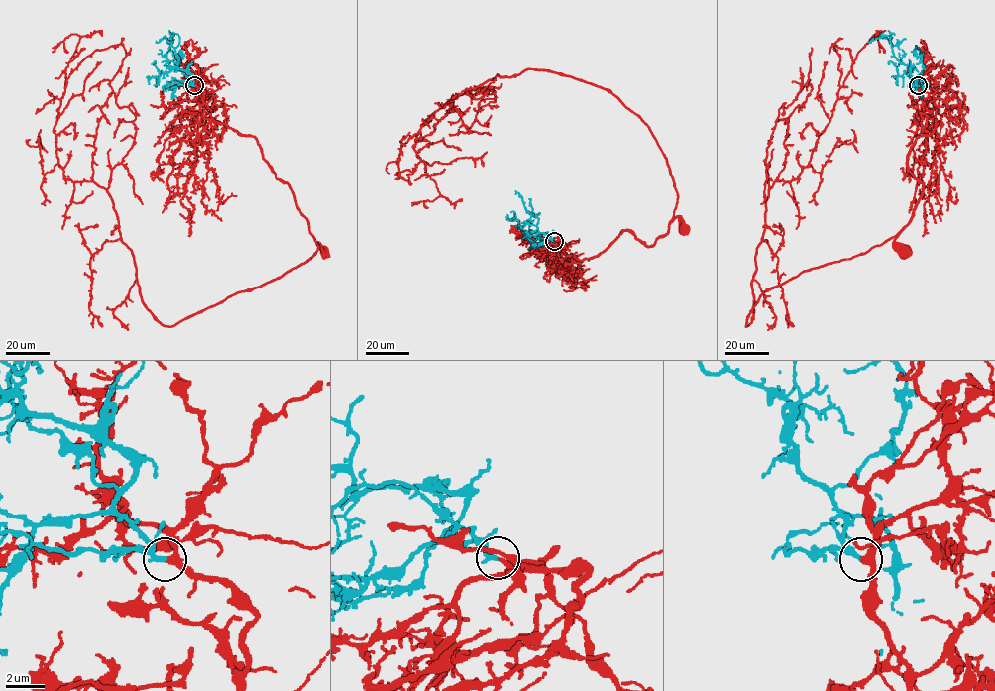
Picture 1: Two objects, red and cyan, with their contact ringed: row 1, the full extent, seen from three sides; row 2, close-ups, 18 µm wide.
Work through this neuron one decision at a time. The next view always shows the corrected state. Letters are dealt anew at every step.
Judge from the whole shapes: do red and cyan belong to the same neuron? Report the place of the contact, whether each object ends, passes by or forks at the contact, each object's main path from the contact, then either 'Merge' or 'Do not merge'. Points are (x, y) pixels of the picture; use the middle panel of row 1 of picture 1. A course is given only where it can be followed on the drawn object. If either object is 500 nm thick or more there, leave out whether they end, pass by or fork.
Place: (554, 241). At the ring red passes by. At the ring cyan ends. Course of red: (554, 241), (583, 260), (622, 231), (651, 246), (677, 216), (684, 228). Course of cyan: (554, 241), (548, 238), (549, 234), (537, 233), (538, 219), (524, 206), (522, 197), (515, 190). Merge

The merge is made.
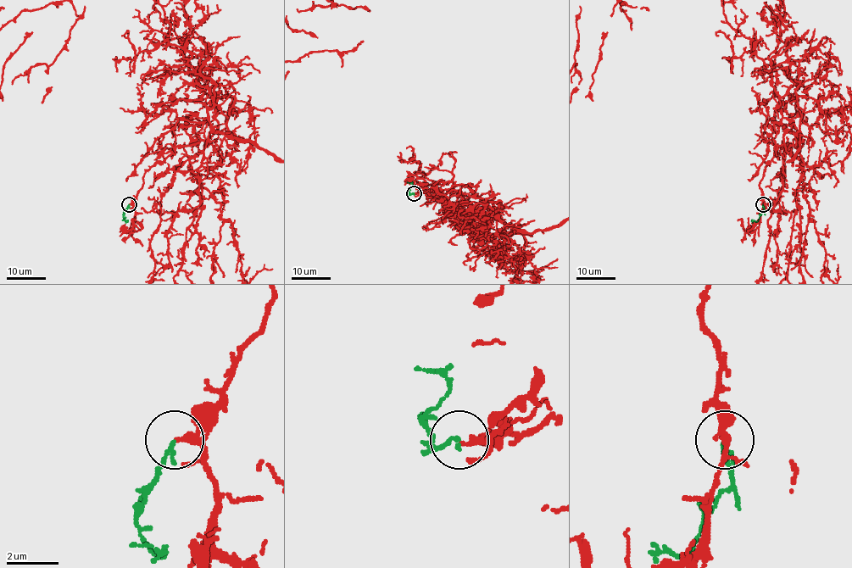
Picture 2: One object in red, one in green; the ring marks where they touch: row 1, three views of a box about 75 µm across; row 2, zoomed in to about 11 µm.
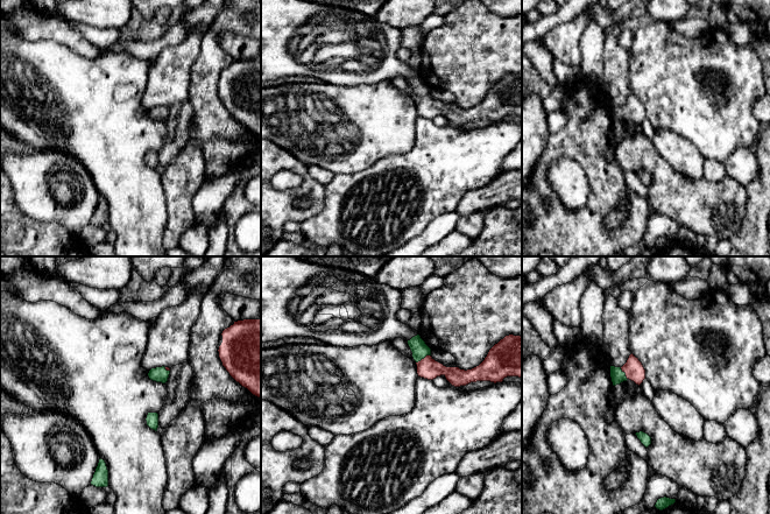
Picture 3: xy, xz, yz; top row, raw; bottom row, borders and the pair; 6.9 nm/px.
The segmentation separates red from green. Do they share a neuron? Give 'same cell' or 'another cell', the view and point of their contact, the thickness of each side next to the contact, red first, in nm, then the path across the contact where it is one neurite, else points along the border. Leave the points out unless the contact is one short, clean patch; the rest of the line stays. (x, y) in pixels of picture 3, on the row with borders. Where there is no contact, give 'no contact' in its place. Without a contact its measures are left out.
same cell | xz (424, 358) | 150/120 nm | across xz (429, 368), (425, 365), (424, 358), (419, 350)

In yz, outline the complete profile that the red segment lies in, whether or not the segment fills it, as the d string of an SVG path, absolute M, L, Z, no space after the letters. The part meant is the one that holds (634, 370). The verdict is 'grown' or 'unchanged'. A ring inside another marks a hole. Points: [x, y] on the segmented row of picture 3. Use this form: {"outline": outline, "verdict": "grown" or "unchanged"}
{"outline": "M631 353L622 367L610 366L610 378L613 386L628 379L640 386L645 379L645 369L638 358Z", "verdict": "grown"}

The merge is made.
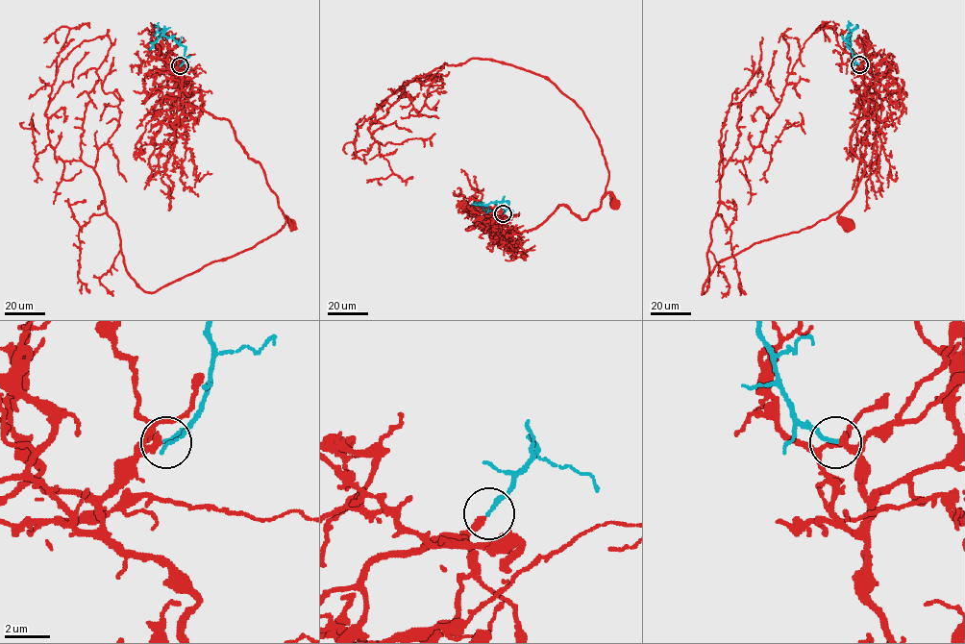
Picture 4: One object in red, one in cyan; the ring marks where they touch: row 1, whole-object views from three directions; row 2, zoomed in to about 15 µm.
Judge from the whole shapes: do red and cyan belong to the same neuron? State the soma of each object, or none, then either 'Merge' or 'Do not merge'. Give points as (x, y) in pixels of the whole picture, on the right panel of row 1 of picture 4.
Soma of red: (849, 226). Soma of cyan: none. Merge

